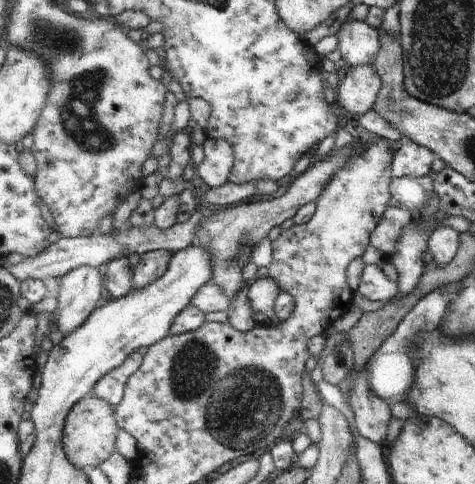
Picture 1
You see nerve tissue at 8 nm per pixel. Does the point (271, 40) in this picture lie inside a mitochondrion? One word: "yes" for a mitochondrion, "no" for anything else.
no

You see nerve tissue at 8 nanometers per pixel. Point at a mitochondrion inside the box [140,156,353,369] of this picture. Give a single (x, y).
(242, 247)

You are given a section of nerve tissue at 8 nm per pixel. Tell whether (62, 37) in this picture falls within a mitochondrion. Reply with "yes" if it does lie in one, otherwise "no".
yes

